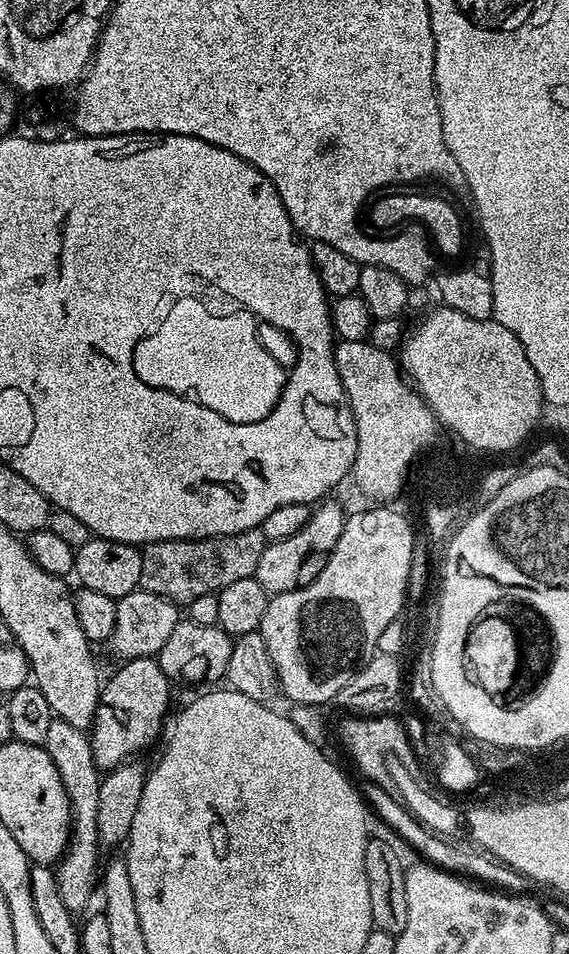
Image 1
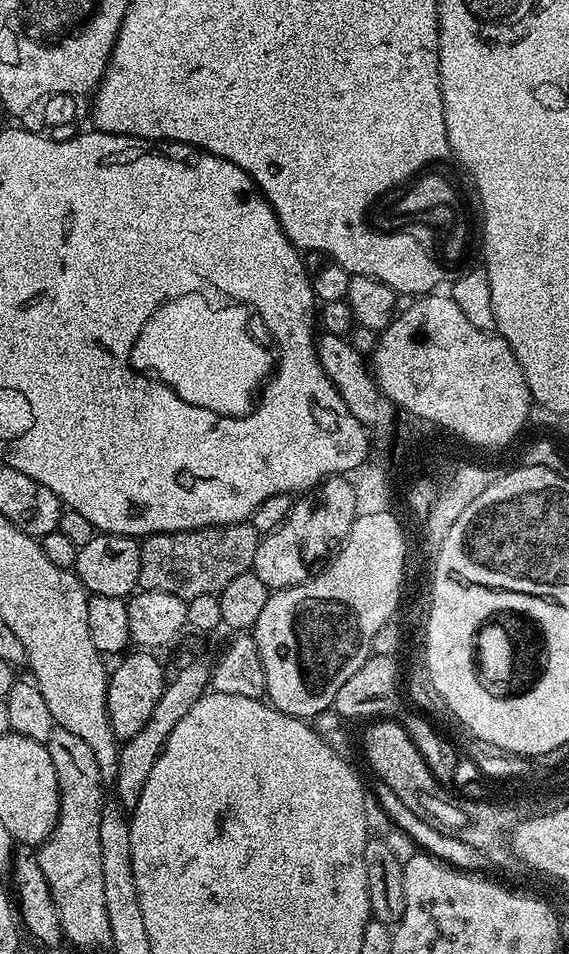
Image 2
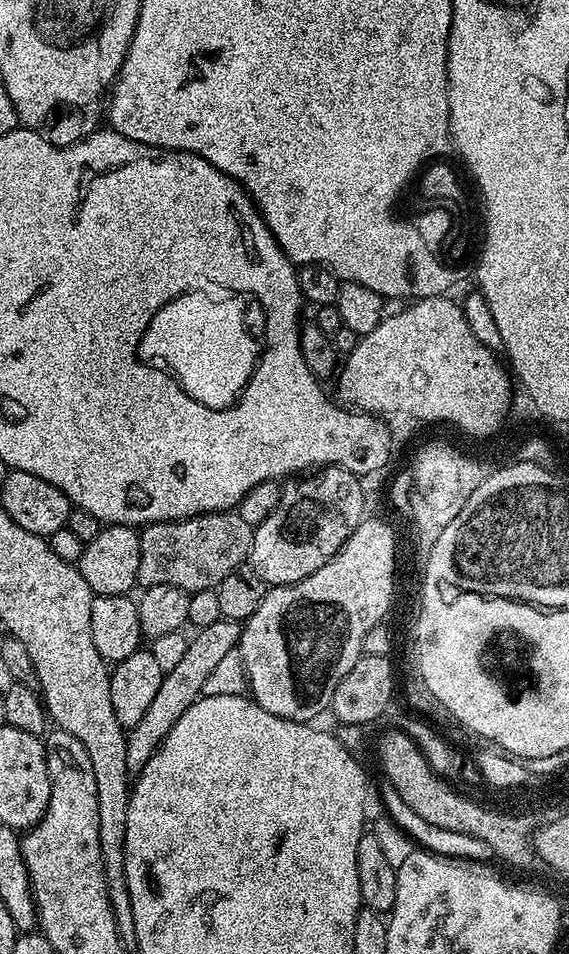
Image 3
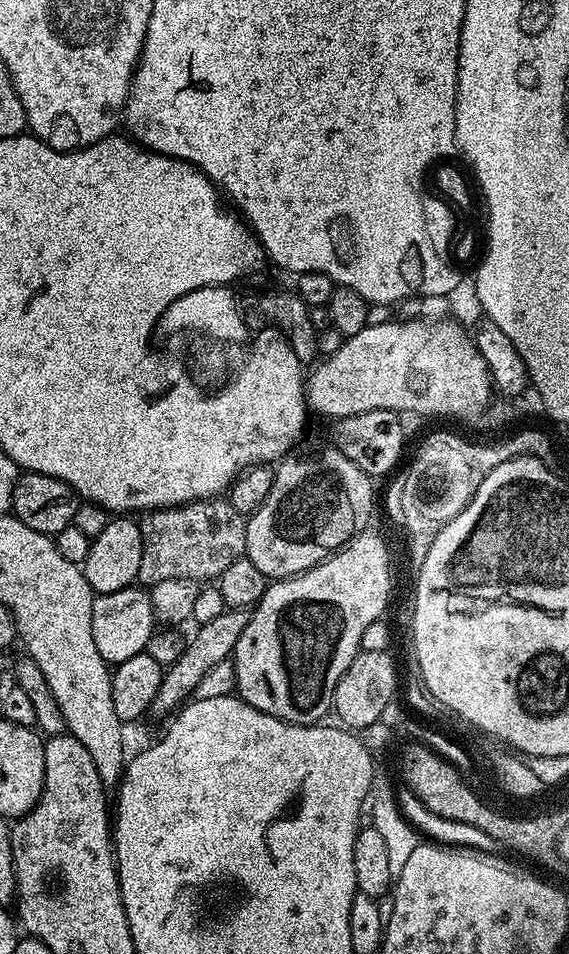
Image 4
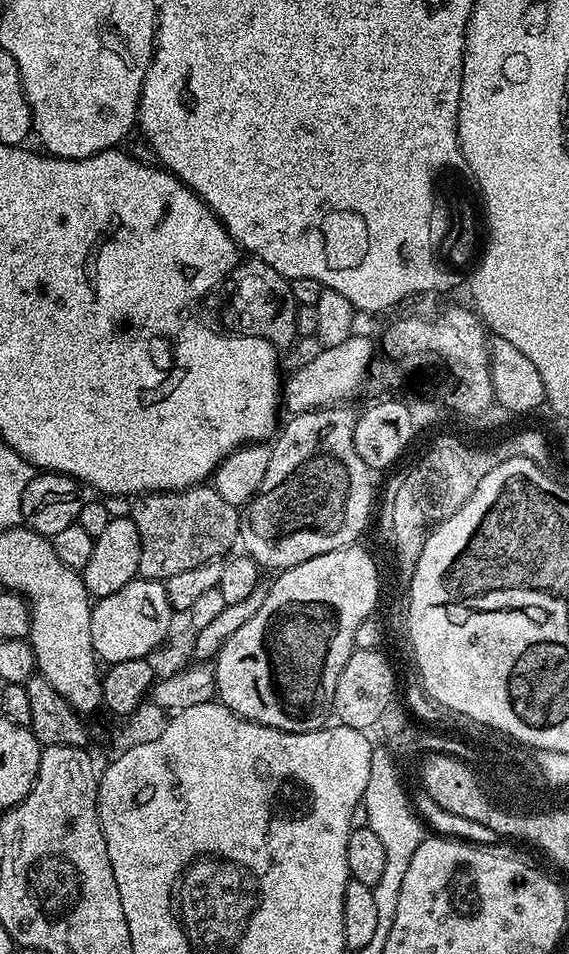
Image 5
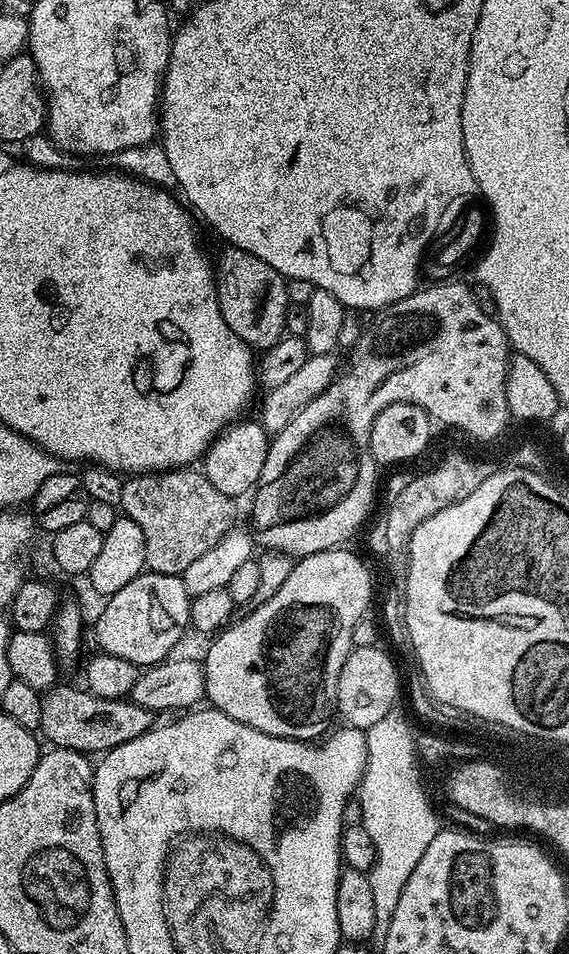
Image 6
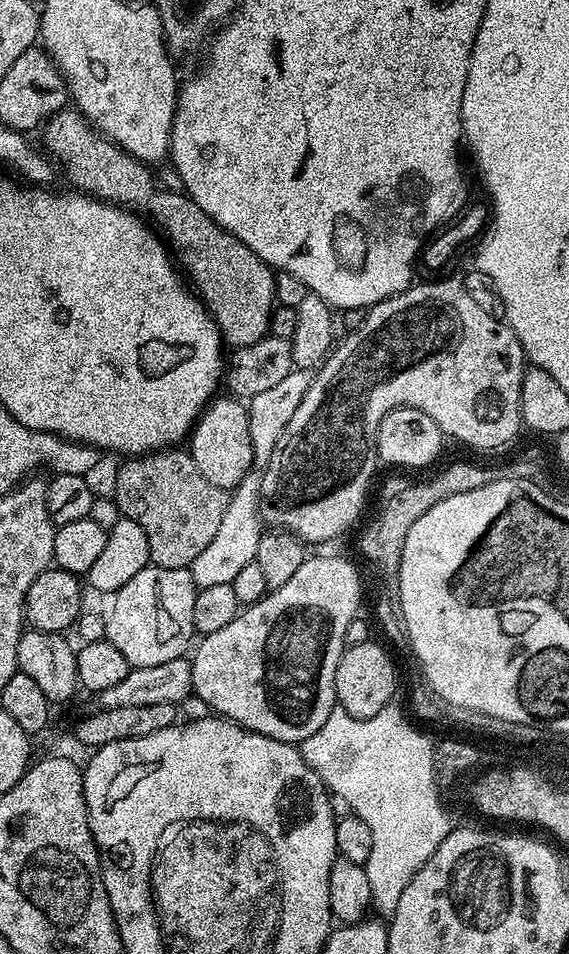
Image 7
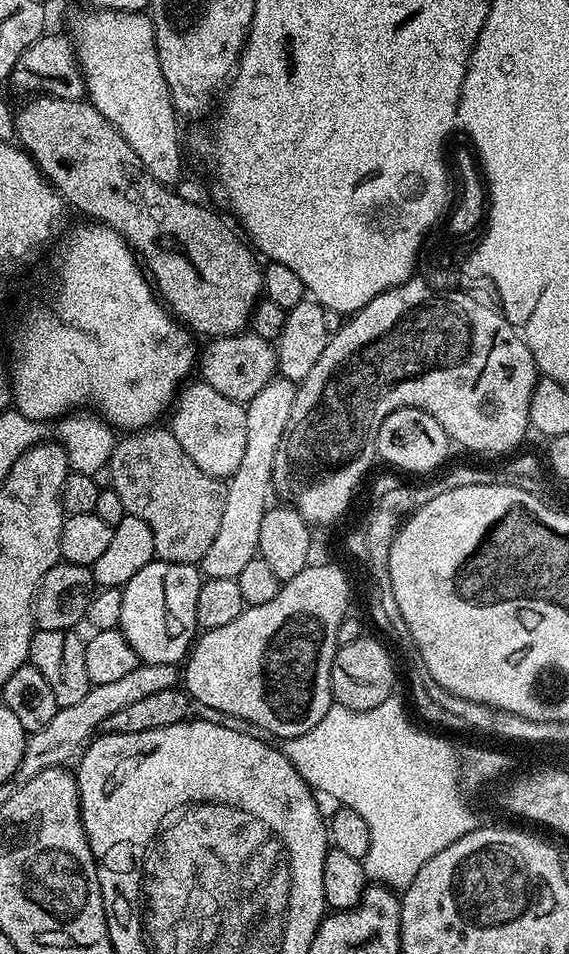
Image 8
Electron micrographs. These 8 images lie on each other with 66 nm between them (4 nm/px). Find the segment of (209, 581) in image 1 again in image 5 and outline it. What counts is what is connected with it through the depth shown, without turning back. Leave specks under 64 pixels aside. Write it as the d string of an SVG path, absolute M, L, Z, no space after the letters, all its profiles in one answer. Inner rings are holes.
M212 486L149 492L137 495L132 502L130 518L138 526L142 542L138 570L146 580L167 582L174 574L182 574L182 570L194 570L194 566L227 557L233 551L232 543L242 536L242 516L237 505L226 502Z

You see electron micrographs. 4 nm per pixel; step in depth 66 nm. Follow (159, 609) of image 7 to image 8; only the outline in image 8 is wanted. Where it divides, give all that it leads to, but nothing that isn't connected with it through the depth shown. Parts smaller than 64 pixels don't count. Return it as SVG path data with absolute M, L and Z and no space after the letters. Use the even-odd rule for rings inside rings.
M152 560L130 582L120 596L118 630L130 642L137 661L146 664L179 665L187 657L198 636L198 590L202 573L195 564Z

